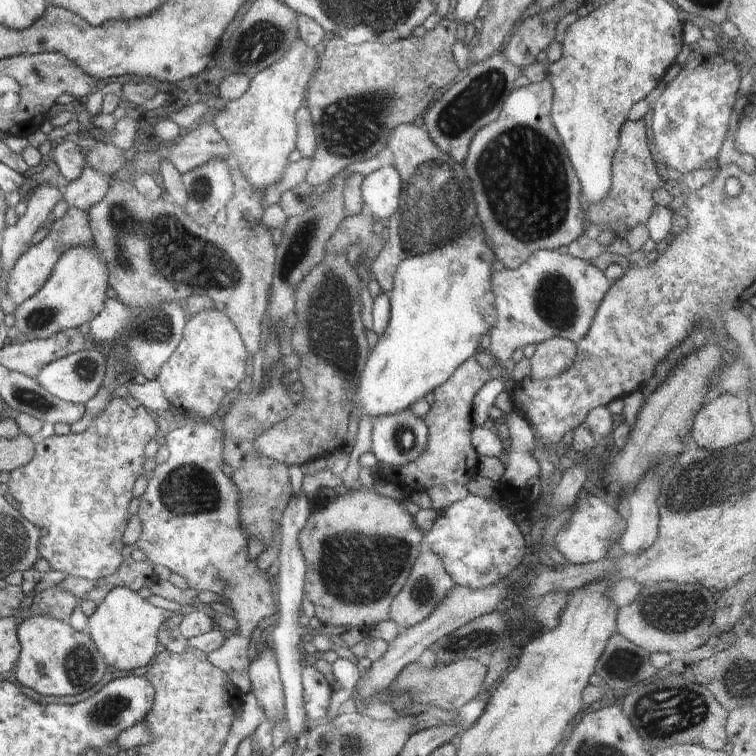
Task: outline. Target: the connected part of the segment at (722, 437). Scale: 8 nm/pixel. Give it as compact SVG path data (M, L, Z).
M738 395L711 396L693 416L691 435L698 446L704 446L708 450L724 450L724 448L730 448L732 444L736 446L736 444L746 442L754 434L749 406L746 399Z

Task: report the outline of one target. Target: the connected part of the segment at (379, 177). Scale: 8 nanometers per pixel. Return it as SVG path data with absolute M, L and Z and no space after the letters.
M394 166L381 167L363 177L361 195L370 212L386 221L398 208L401 188L401 176Z

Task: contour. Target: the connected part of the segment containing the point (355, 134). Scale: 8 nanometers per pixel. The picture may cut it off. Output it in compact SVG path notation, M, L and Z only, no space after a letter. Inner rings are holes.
M442 18L433 29L426 31L422 38L410 36L406 39L400 39L392 44L384 44L376 41L368 41L357 45L349 45L344 43L342 37L332 38L329 42L322 43L320 46L319 67L317 68L313 79L309 82L306 92L305 106L310 111L312 120L314 122L314 132L316 132L316 152L311 160L310 168L308 169L306 180L314 185L328 183L347 166L354 162L360 162L372 158L378 154L383 148L387 146L388 137L391 132L399 124L414 123L417 116L424 115L429 105L435 100L438 92L442 92L448 86L452 85L461 76L459 70L454 74L454 59L452 58L452 45L456 42L456 22L449 19Z

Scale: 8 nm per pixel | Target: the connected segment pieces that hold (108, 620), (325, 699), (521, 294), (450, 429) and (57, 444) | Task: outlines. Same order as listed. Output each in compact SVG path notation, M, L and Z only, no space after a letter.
M116 587L108 592L89 616L87 631L107 665L114 666L116 670L134 670L144 668L157 656L161 648L159 630L172 614L171 611L142 599L129 588Z
M305 666L301 670L305 713L311 723L319 723L326 718L326 710L330 706L333 688L329 682L313 666Z
M542 249L536 251L524 264L515 269L495 271L491 276L491 285L497 312L496 324L489 330L490 344L486 352L498 360L510 360L517 348L528 344L538 344L554 337L564 337L578 344L590 330L592 320L611 283L604 273L590 261L572 256L570 253Z
M470 357L460 364L444 384L433 390L434 403L423 418L428 427L425 451L420 458L407 465L393 467L378 462L376 470L383 482L393 482L404 492L412 494L447 483L462 484L466 489L466 484L478 474L479 470L480 456L471 441L471 432L475 427L471 415L473 398L482 385L491 379L488 371L479 365L474 357Z
M116 396L94 420L91 425L83 433L68 433L67 435L52 435L50 437L36 438L34 458L28 464L15 468L10 473L8 478L8 493L16 500L16 507L24 517L27 517L36 528L40 529L42 533L42 542L39 546L39 551L50 563L52 570L60 570L64 572L67 577L82 577L83 579L98 580L111 574L114 574L120 564L123 563L124 554L122 554L122 548L125 545L123 542L123 534L125 533L127 524L129 523L130 513L128 512L128 505L132 500L132 488L134 488L134 481L140 476L142 472L142 466L146 460L144 447L150 441L159 438L159 424L154 423L155 415L148 412L144 405L140 405L134 409L128 405L125 398Z

